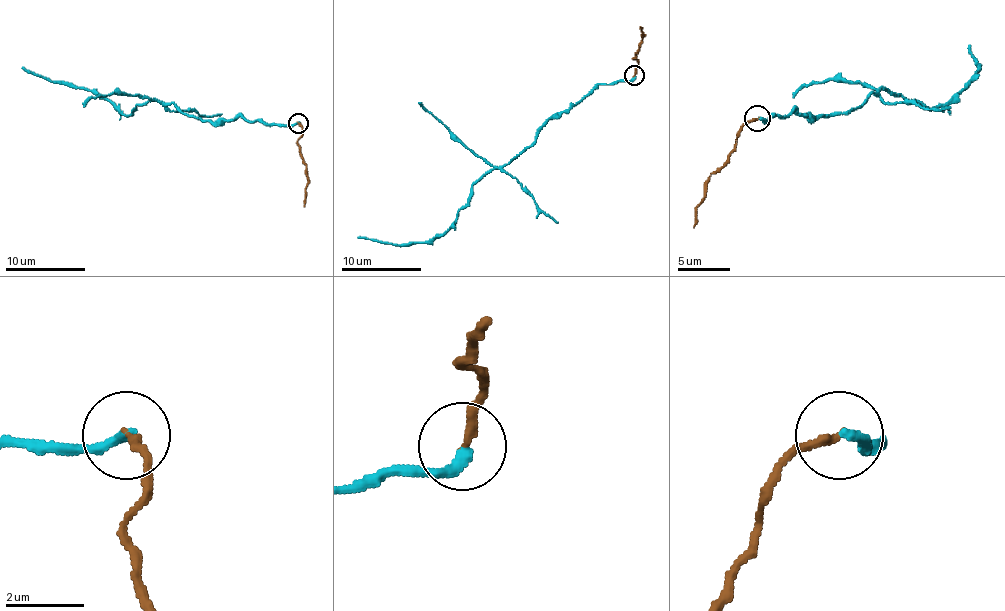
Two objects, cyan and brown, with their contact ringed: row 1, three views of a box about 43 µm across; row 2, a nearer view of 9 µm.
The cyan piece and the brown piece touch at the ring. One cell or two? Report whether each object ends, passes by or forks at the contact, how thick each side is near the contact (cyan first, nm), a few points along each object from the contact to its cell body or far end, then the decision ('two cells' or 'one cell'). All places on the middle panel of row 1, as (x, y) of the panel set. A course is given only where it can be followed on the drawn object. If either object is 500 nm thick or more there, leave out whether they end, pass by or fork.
cyan ends; brown ends; calibres 280 and 200 nm; course cyan (634, 75), (598, 85), (556, 113), (534, 140), (475, 184), (441, 234), (387, 244), (357, 236); course brown (634, 75), (638, 63), (634, 57), (644, 35), (640, 27); two cells

